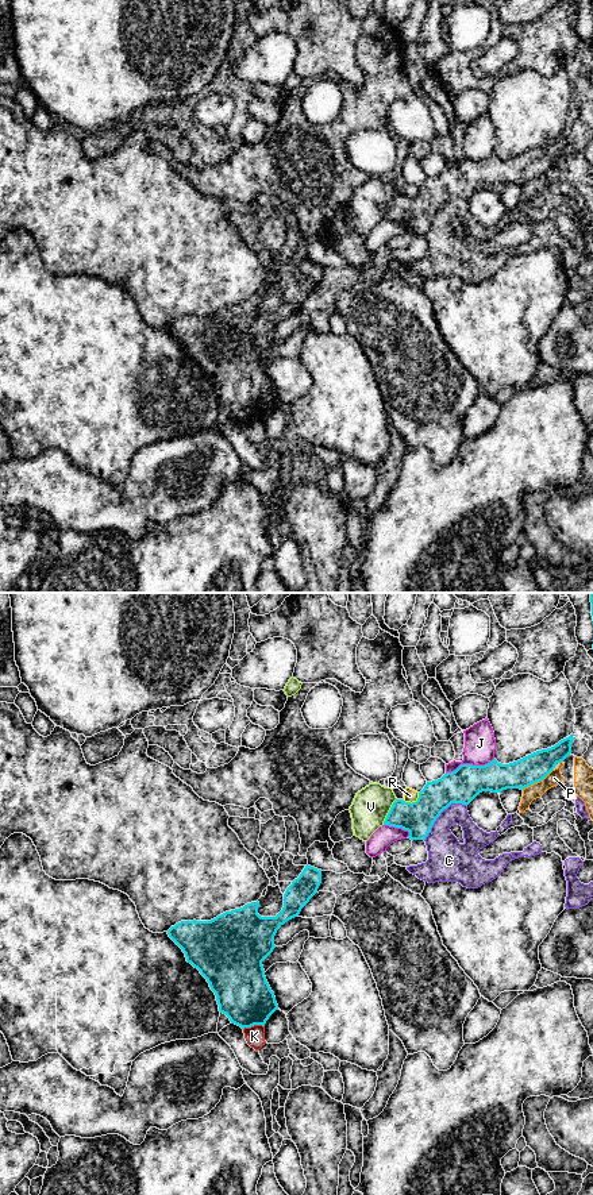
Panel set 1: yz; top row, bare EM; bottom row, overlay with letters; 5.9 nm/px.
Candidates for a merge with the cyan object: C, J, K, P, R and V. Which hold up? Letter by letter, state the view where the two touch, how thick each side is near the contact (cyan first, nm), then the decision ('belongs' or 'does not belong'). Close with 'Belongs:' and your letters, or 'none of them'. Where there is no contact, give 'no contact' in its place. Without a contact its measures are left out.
C: yz | 200/220 nm | does not belong
J: yz | 200/190 nm | does not belong
K: yz | 320/120 nm | does not belong
P: yz | 170/90 nm | does not belong
R: yz | 190/80 nm | does not belong
V: yz | 190/220 nm | does not belong
Belongs: none of them

